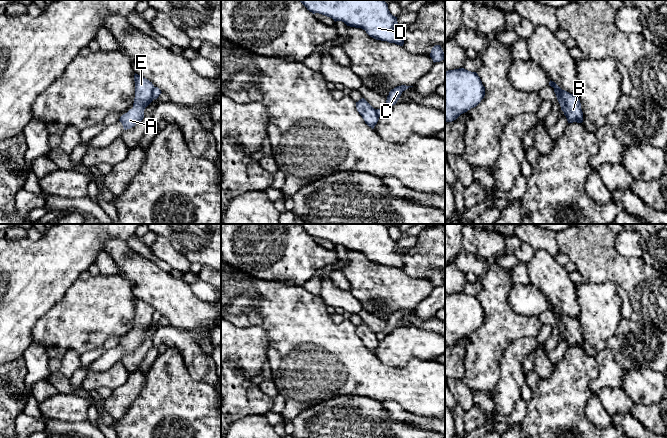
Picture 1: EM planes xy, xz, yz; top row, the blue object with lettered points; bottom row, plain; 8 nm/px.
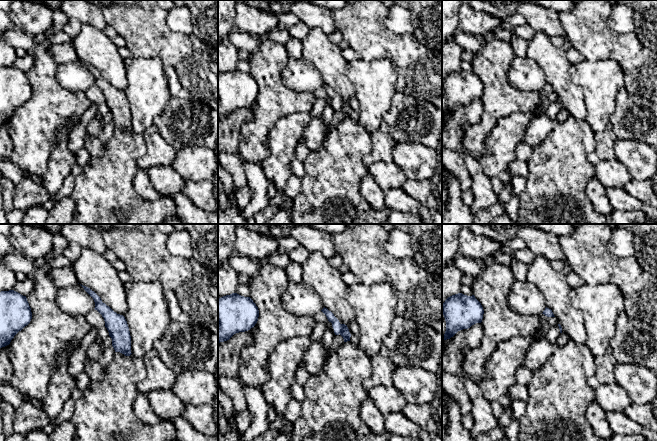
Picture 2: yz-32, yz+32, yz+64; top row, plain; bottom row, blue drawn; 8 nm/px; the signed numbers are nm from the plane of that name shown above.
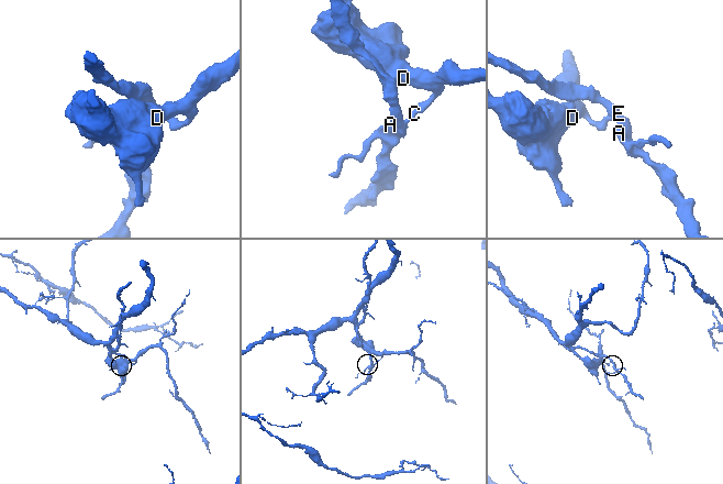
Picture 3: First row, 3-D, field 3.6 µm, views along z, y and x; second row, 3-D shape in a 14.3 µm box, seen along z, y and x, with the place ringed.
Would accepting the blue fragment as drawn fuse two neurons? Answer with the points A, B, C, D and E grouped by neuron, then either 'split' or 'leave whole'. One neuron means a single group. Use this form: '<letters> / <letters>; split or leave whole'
A B E / C D; split

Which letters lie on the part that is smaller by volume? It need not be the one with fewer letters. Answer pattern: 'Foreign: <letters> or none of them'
Foreign: A, B, E

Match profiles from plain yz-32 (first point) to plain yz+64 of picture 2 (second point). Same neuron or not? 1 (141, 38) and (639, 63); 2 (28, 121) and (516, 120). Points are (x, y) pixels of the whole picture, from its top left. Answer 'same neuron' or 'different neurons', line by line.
1: same neuron
2: different neurons

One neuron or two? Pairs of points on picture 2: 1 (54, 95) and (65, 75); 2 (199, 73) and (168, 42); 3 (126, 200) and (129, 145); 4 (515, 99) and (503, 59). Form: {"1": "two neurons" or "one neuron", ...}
{"1": "two neurons", "2": "one neuron", "3": "one neuron", "4": "one neuron"}

